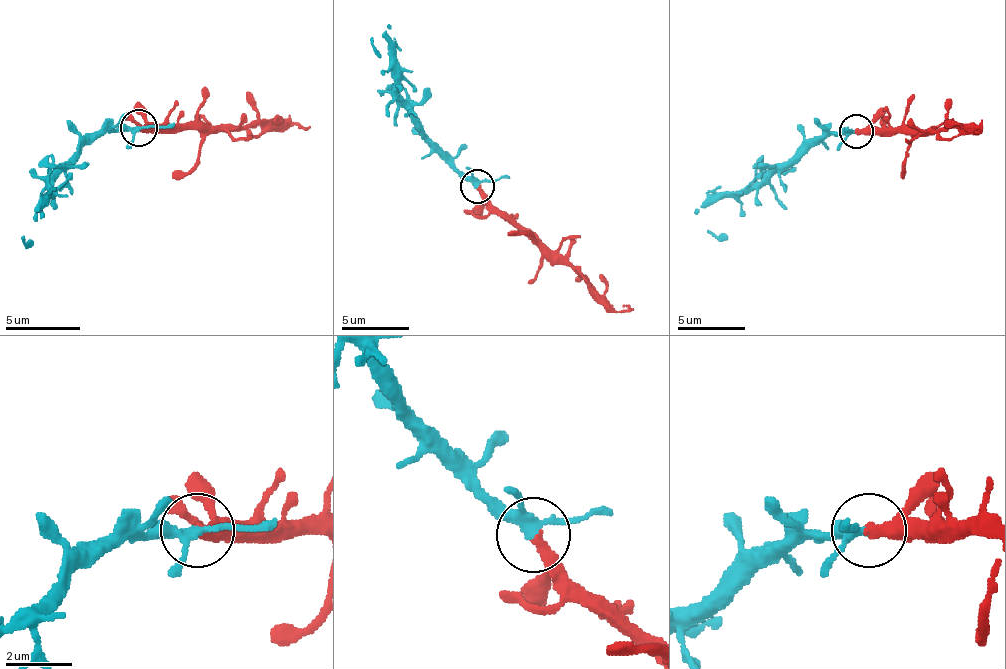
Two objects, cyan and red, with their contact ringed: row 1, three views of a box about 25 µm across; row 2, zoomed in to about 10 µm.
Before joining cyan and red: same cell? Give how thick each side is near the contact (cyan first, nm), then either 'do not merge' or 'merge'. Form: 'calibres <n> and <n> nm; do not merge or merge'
calibres 200 and 320 nm; merge

